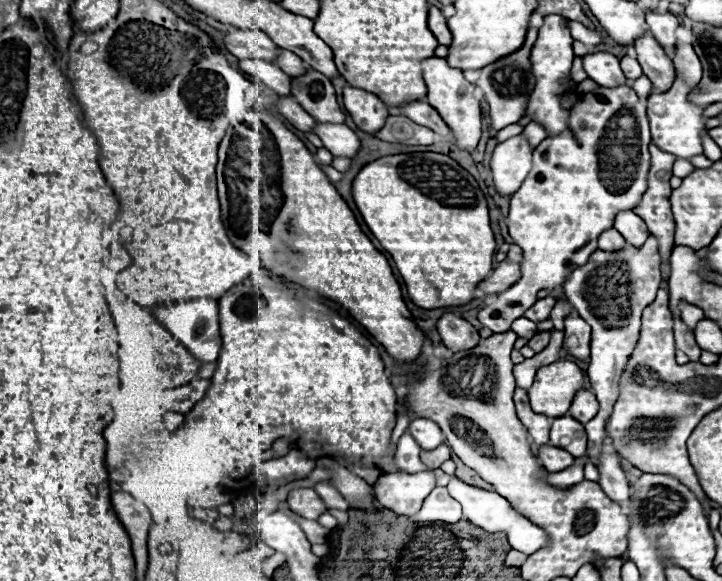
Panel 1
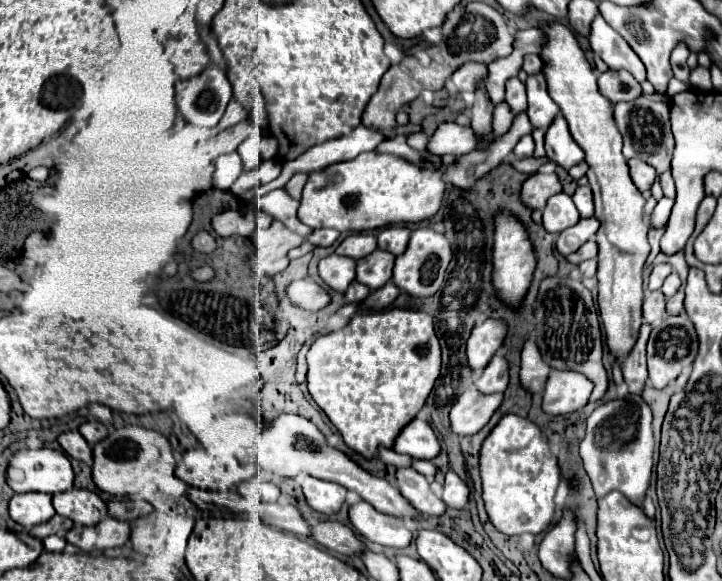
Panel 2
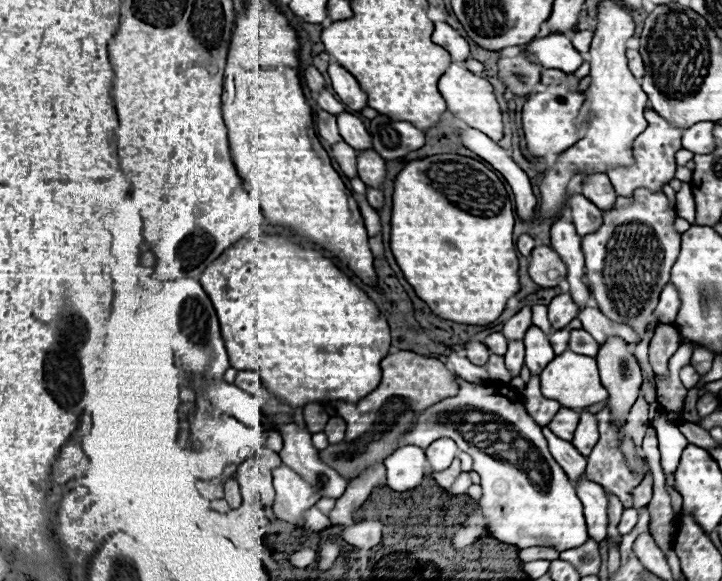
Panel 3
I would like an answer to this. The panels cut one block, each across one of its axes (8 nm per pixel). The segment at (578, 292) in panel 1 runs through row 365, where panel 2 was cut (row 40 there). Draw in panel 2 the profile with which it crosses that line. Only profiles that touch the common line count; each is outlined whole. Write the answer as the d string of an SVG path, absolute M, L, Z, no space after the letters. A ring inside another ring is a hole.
M600 14L592 22L588 40L594 54L598 54L610 70L628 70L638 82L646 80L646 68L642 60L634 54L626 40L606 24L606 20Z

